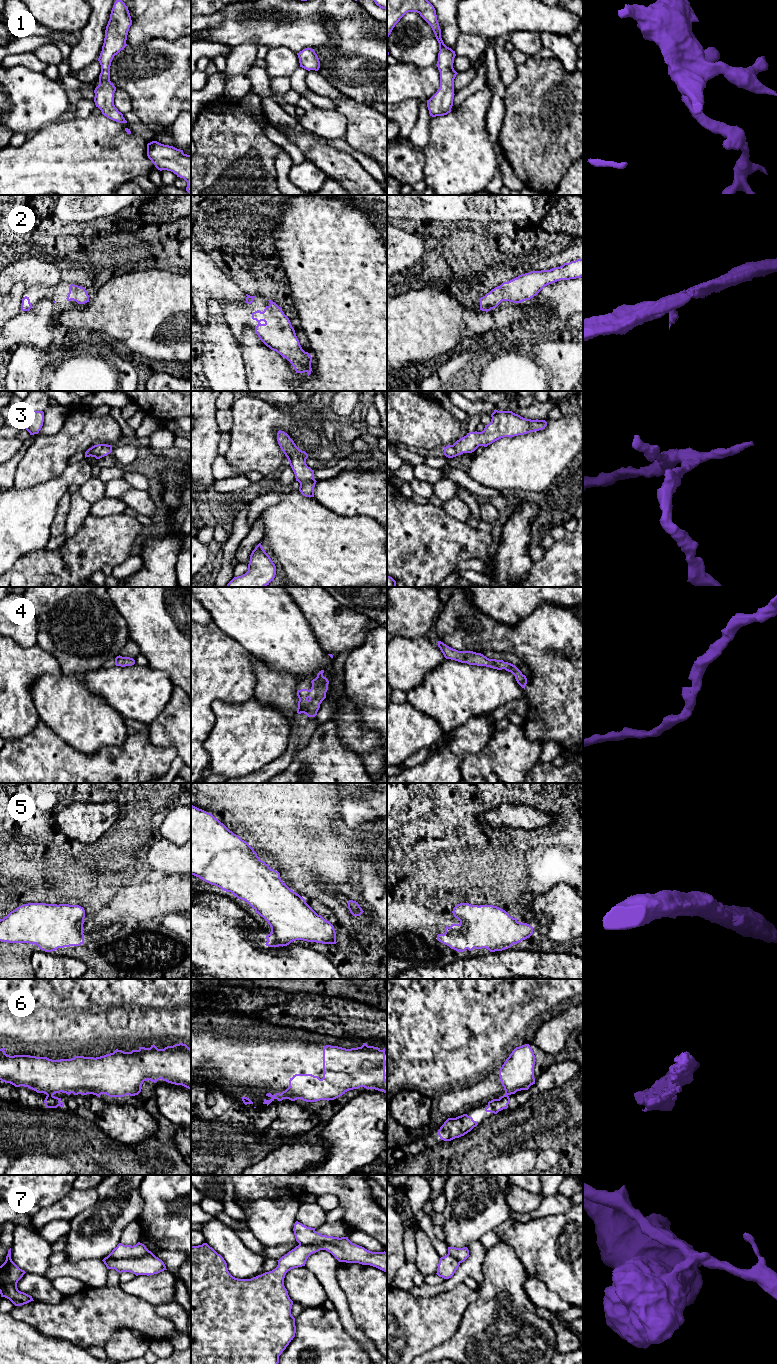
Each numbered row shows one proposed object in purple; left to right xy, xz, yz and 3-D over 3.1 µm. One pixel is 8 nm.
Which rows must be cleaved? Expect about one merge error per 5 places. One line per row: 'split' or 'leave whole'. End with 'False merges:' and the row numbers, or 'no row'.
1: leave whole
2: leave whole
3: leave whole
4: leave whole
5: leave whole
6: split
7: split
False merges: 6, 7

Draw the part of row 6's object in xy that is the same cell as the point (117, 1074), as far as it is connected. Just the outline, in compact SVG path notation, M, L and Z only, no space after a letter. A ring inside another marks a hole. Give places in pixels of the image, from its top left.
M183 1043L167 1046L164 1049L158 1049L154 1044L150 1048L139 1047L138 1050L124 1052L116 1049L113 1053L100 1057L75 1056L71 1059L52 1060L47 1057L36 1057L30 1055L10 1056L5 1053L5 1048L0 1049L0 1080L10 1083L15 1087L28 1087L37 1093L54 1095L55 1093L66 1093L70 1095L93 1094L100 1096L106 1094L109 1097L124 1097L126 1095L135 1096L141 1092L141 1086L144 1081L150 1080L156 1083L162 1079L171 1084L182 1085L191 1089L191 1049Z

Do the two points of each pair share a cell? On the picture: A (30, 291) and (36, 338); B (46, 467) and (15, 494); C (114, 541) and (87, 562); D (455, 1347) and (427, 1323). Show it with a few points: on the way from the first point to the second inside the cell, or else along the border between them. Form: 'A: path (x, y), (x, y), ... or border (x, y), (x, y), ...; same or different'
A: path (35, 303), (37, 305), (36, 326); same
B: border (43, 481), (27, 488), (17, 488), (14, 486); different
C: path (107, 542), (94, 555); same
D: border (462, 1321), (458, 1330), (451, 1338), (427, 1351); different

